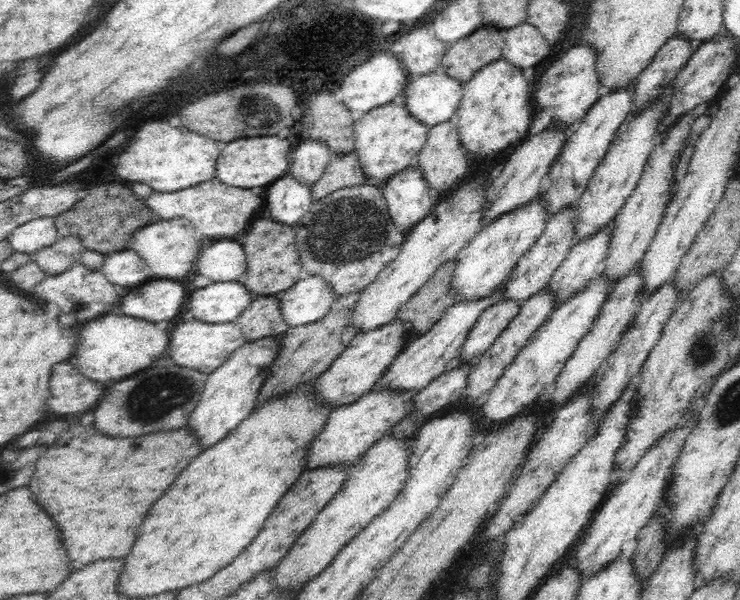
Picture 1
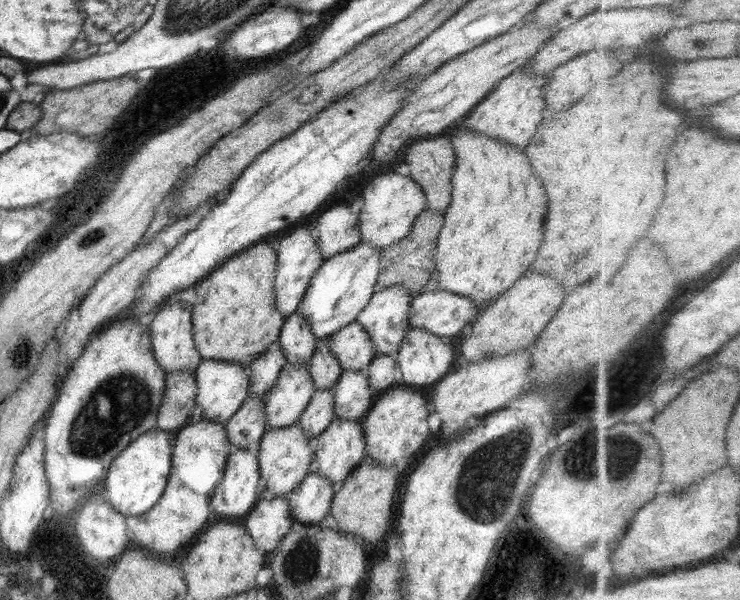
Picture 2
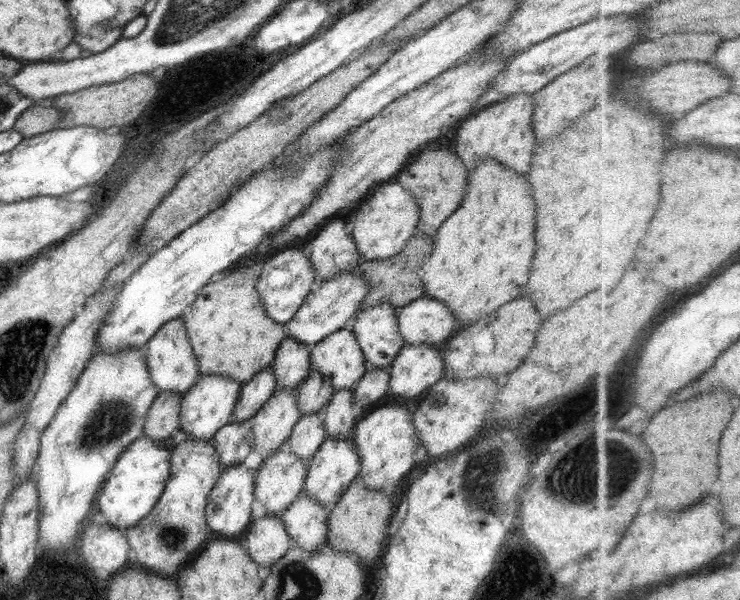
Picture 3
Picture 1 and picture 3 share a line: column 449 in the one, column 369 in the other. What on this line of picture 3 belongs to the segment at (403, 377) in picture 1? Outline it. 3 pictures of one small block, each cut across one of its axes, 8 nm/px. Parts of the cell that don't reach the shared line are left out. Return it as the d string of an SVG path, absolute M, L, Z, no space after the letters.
M380 304L358 312L351 332L370 369L388 370L406 343L398 333L395 308L396 306Z

